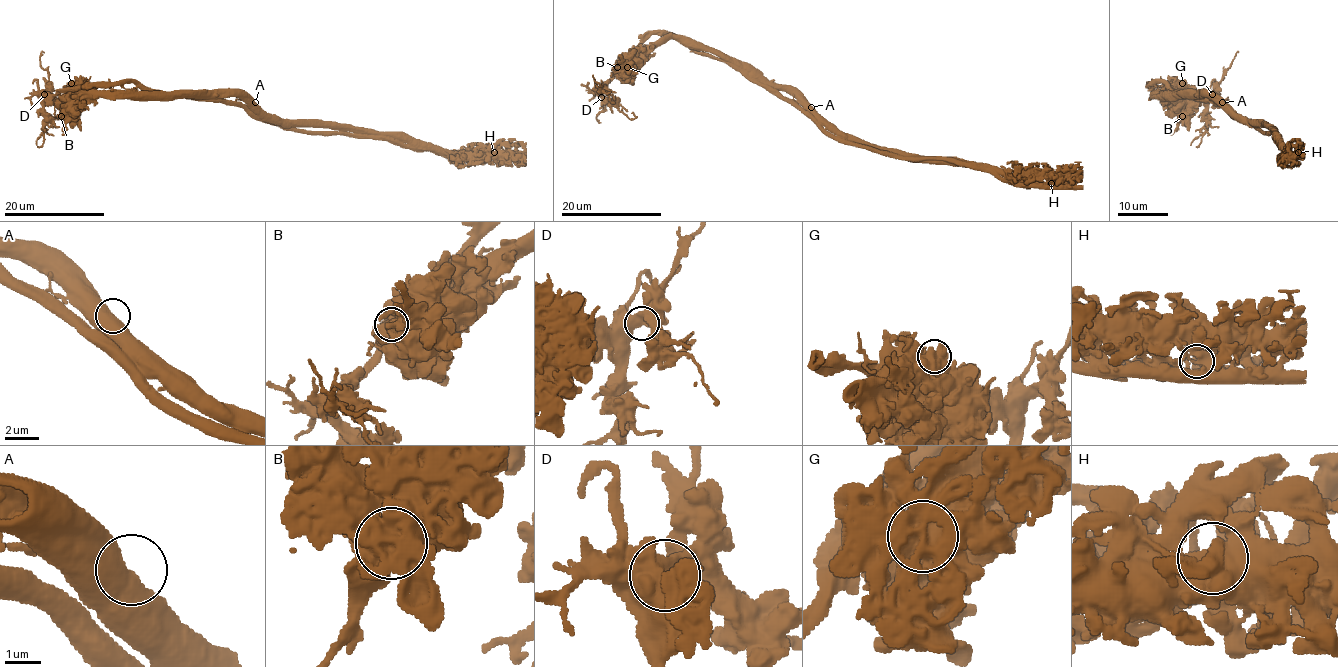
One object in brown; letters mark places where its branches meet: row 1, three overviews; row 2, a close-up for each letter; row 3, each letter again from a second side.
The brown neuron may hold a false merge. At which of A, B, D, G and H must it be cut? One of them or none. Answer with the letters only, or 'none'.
H

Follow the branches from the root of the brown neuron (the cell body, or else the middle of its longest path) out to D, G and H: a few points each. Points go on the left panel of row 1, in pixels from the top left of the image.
D: (246, 111), (231, 103), (183, 97), (64, 92), (44, 94)
G: (246, 111), (231, 103), (183, 97), (84, 94), (71, 83)
H: (246, 111), (255, 115), (274, 115), (285, 125), (303, 131), (393, 136), (454, 152), (494, 152)

